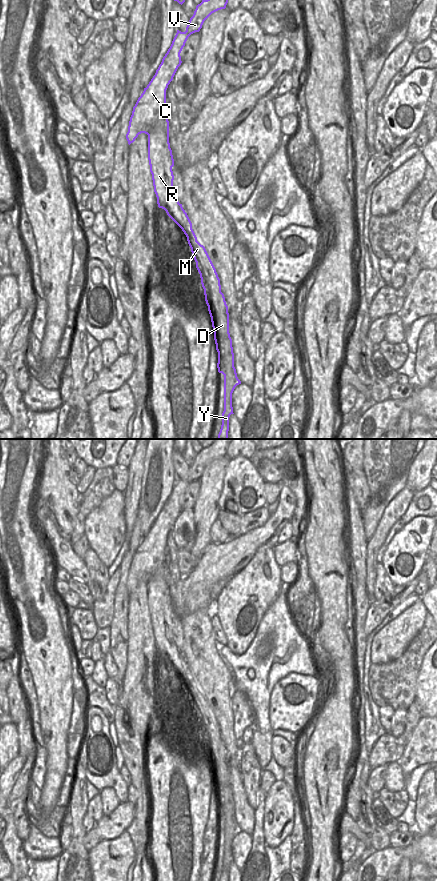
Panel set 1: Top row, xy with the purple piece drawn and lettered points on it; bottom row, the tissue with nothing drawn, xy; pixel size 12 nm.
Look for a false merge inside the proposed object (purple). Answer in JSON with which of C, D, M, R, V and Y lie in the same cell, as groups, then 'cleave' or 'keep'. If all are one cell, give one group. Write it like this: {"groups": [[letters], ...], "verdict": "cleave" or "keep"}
{"groups": [["C", "V"], ["D", "M", "R", "Y"]], "verdict": "cleave"}

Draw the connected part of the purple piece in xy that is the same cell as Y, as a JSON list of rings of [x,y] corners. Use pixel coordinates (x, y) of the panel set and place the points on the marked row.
[[[167,117],[158,120],[148,134],[148,160],[158,207],[164,209],[167,215],[182,229],[186,235],[188,244],[196,262],[196,268],[200,274],[201,284],[204,289],[205,301],[208,306],[212,327],[214,329],[214,340],[216,344],[216,350],[218,352],[217,368],[218,372],[224,375],[224,411],[222,413],[222,425],[218,434],[218,439],[228,439],[229,417],[231,414],[234,414],[232,407],[232,393],[235,387],[241,384],[241,381],[238,379],[236,369],[234,367],[232,339],[229,333],[228,306],[226,304],[224,294],[221,292],[220,279],[216,269],[205,247],[197,241],[197,237],[192,229],[192,223],[187,213],[183,209],[182,204],[179,203],[174,195],[174,175],[172,171],[172,167],[174,166],[174,159],[169,143],[169,121]]]

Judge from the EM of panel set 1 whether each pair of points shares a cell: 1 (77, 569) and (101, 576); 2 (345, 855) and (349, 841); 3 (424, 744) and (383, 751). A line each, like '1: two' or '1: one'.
1: two
2: one
3: two

